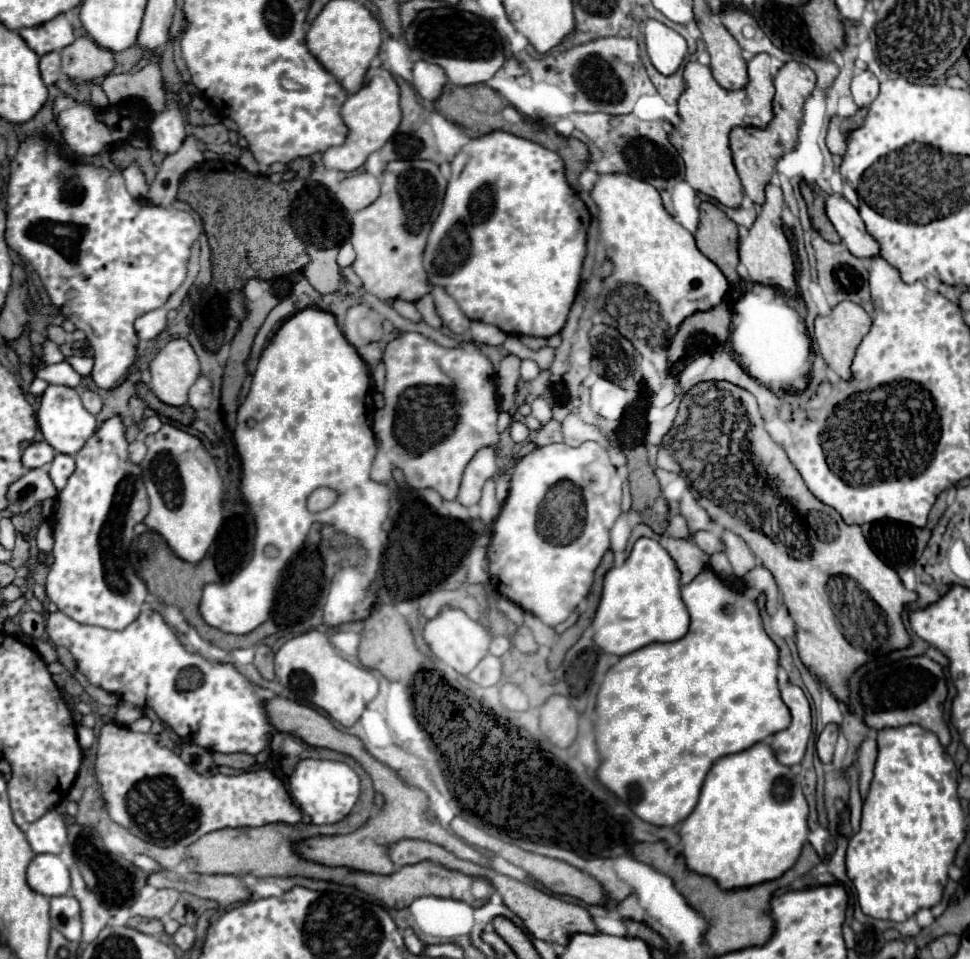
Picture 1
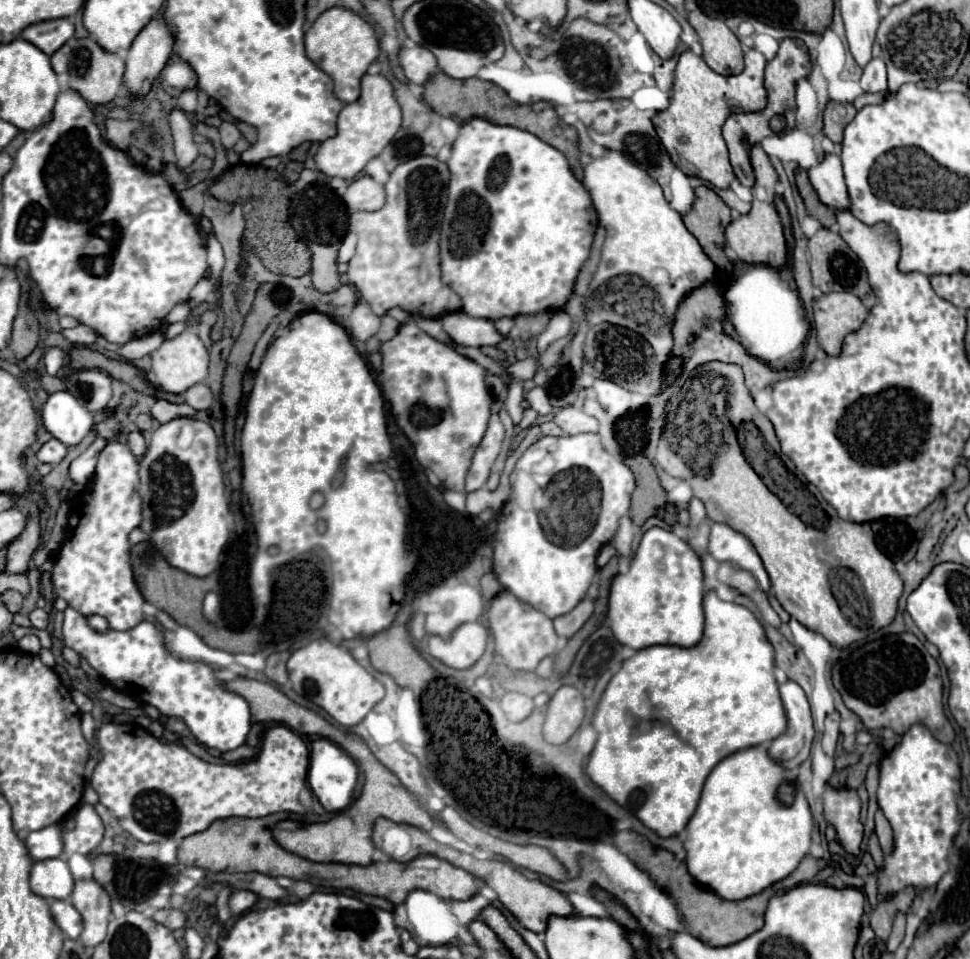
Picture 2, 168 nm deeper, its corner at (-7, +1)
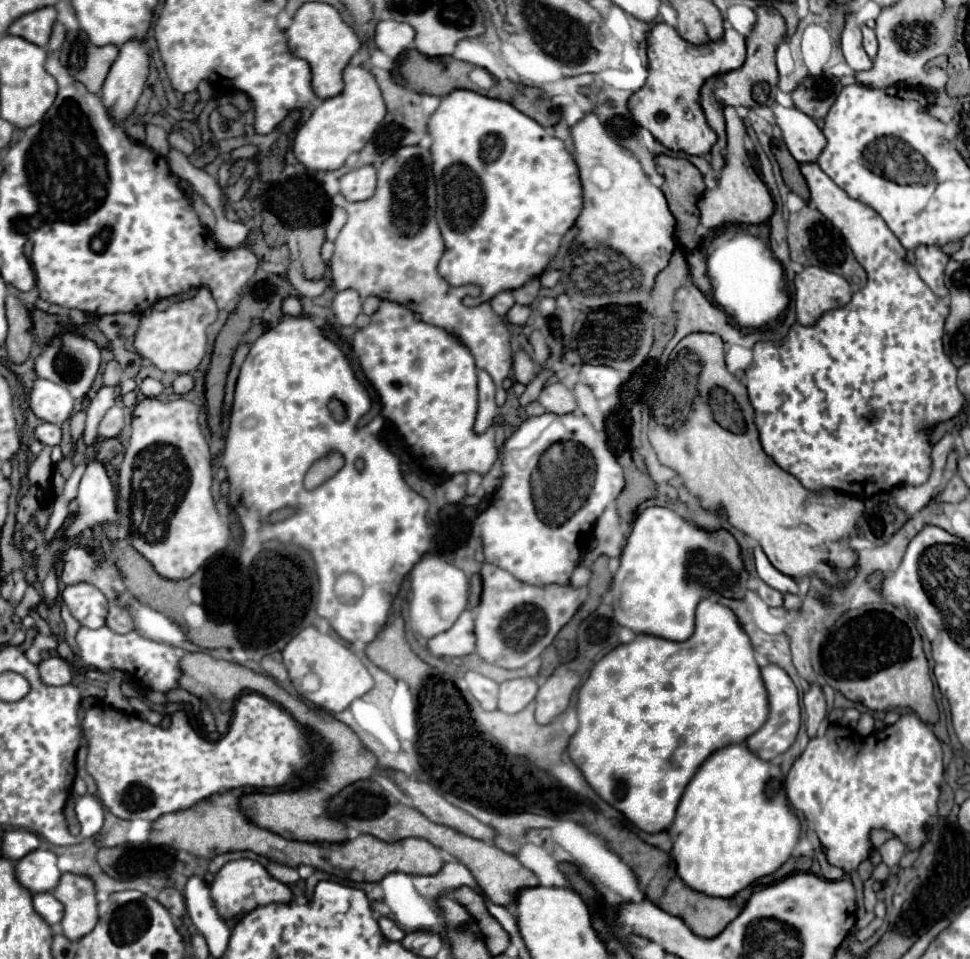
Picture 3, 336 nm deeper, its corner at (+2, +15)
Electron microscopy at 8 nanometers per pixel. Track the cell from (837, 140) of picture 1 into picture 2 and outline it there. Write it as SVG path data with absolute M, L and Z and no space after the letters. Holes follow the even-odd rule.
M829 101L827 107L825 107L825 111L823 111L823 133L833 143L841 143L843 129L855 117L855 113L857 113L857 109L853 107L853 103Z

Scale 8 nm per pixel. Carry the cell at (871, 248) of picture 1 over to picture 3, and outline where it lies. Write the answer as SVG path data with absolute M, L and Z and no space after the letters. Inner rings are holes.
M776 103L772 111L778 127L782 129L784 143L788 145L792 157L800 165L816 163L826 147L826 137L818 129L818 125L798 109L786 109Z

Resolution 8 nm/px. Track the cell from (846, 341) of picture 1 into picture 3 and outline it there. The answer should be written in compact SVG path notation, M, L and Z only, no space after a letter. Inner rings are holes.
M804 267L804 271L796 275L794 283L796 283L796 315L798 315L798 323L804 327L816 325L816 321L826 311L840 309L840 307L848 305L852 299L852 289L850 289L848 281L836 273L830 273L820 267Z

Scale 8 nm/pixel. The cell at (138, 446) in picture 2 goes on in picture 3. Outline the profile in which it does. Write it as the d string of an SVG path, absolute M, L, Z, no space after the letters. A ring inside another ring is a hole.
M114 405L102 419L98 435L102 437L118 437L124 429L124 409L120 405Z

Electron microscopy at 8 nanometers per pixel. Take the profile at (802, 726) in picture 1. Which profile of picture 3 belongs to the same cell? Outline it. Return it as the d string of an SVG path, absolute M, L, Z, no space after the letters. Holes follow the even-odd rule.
M778 665L762 667L762 679L764 679L764 685L766 685L766 691L768 691L768 699L770 699L770 717L754 735L750 735L746 739L746 745L760 759L772 761L776 755L784 753L796 739L796 733L800 729L800 699L798 699L796 685L788 677L788 673L784 673L784 669L780 669Z

